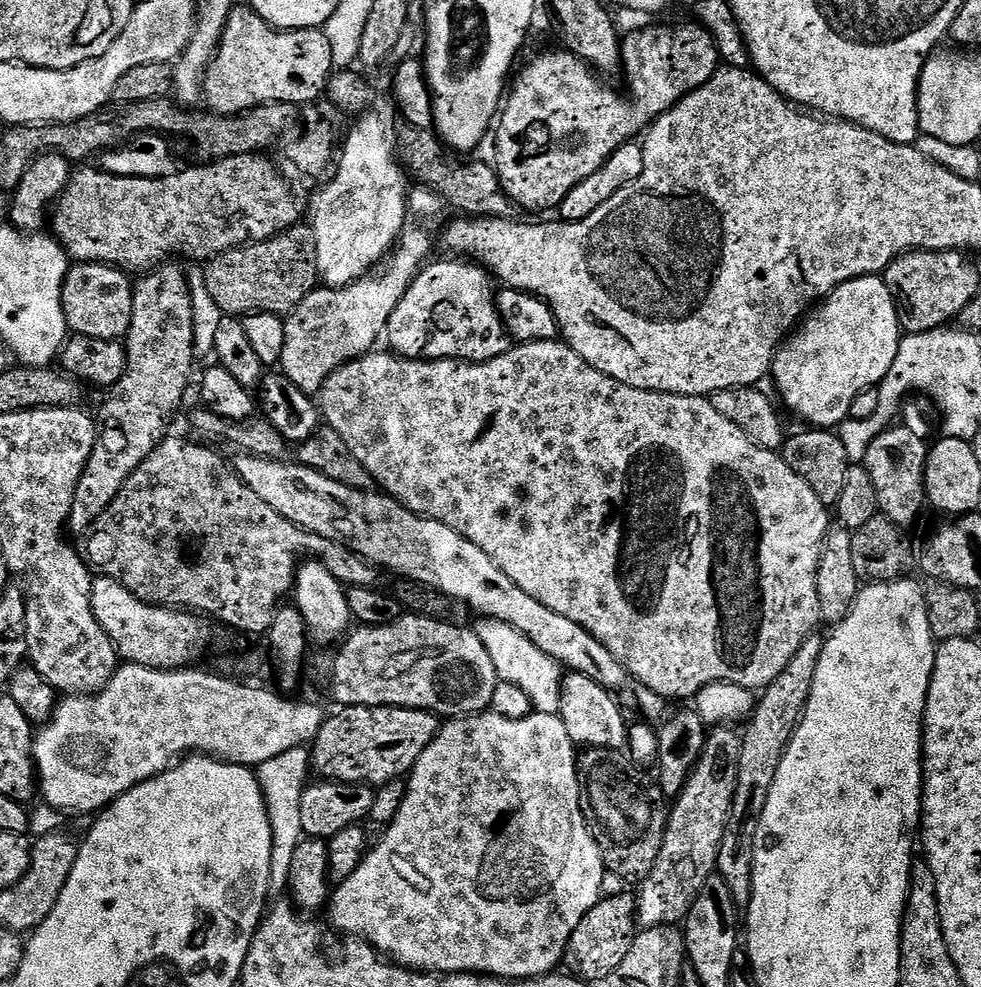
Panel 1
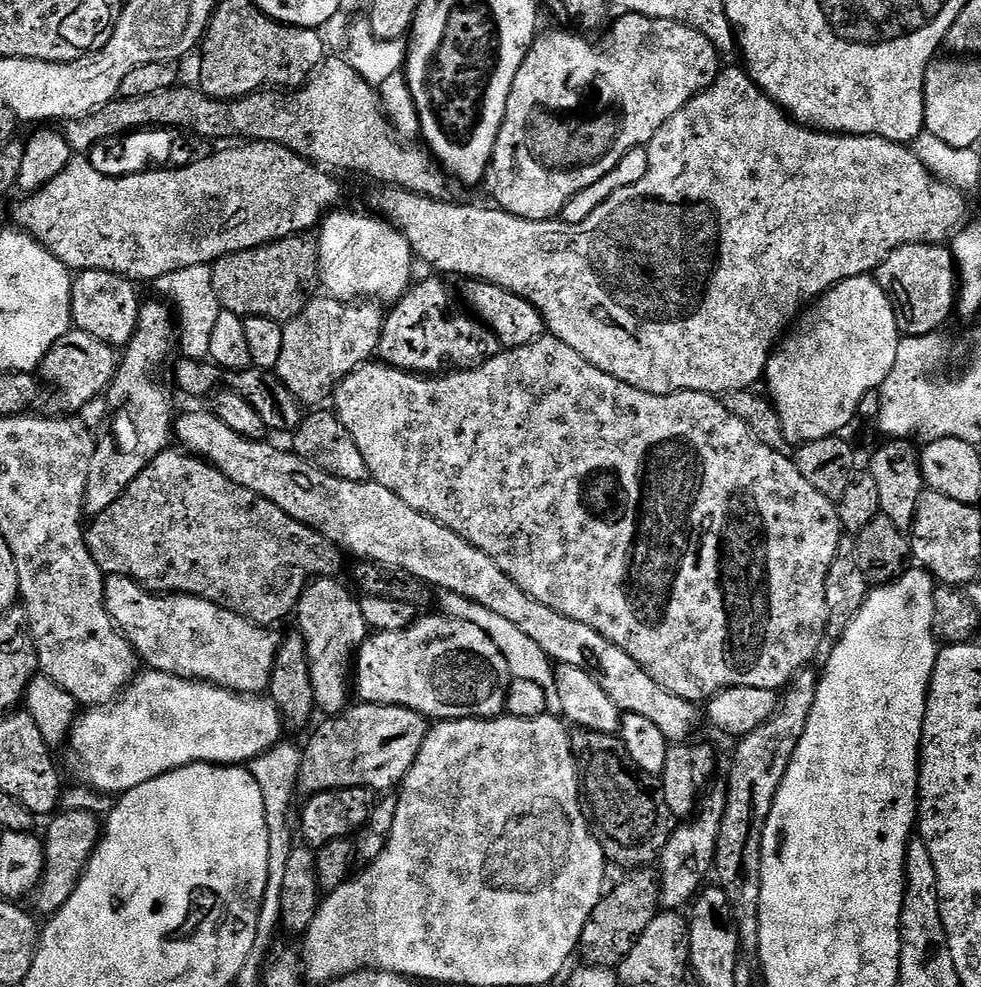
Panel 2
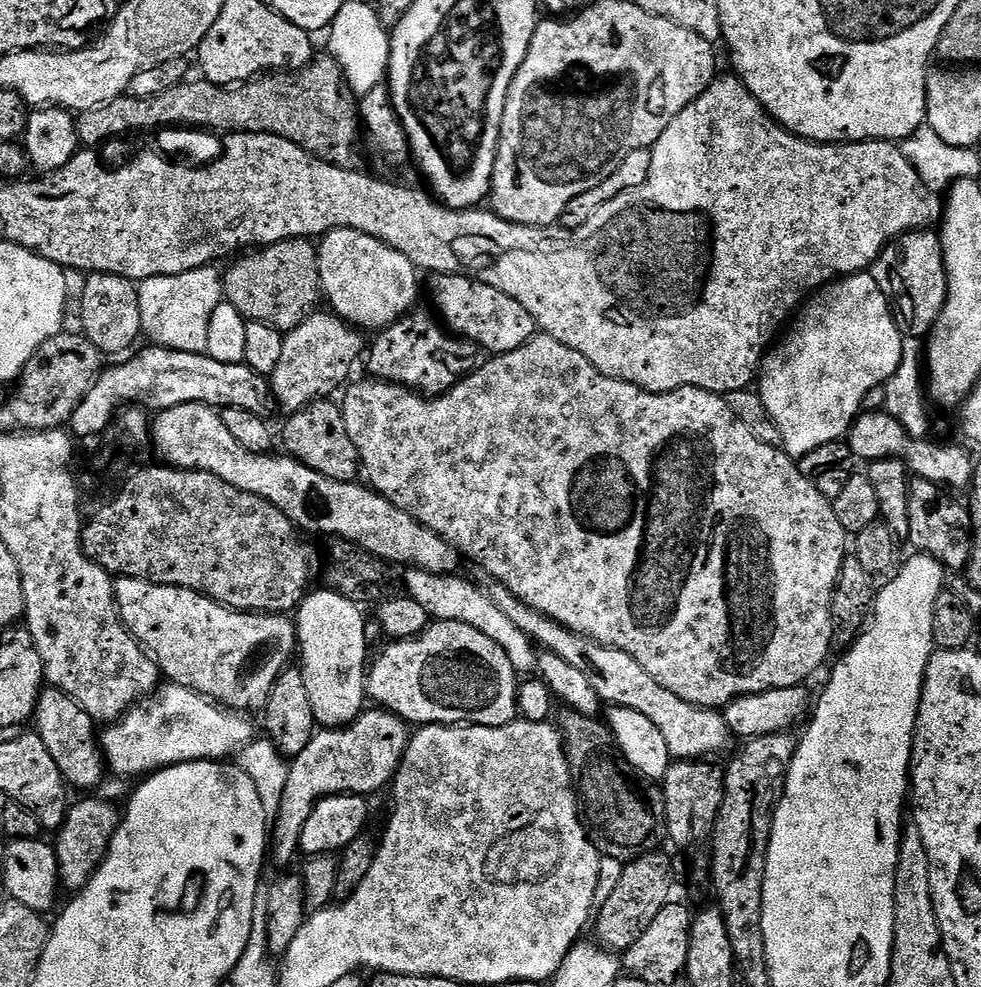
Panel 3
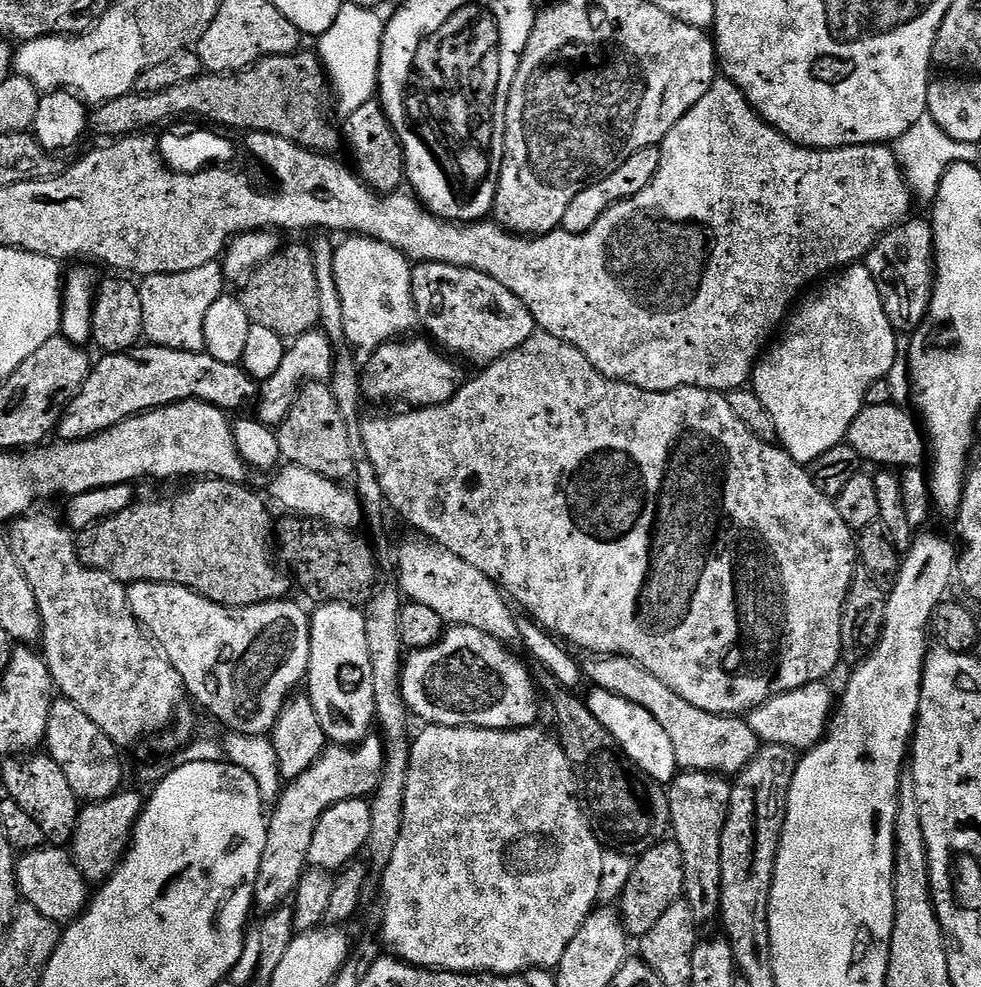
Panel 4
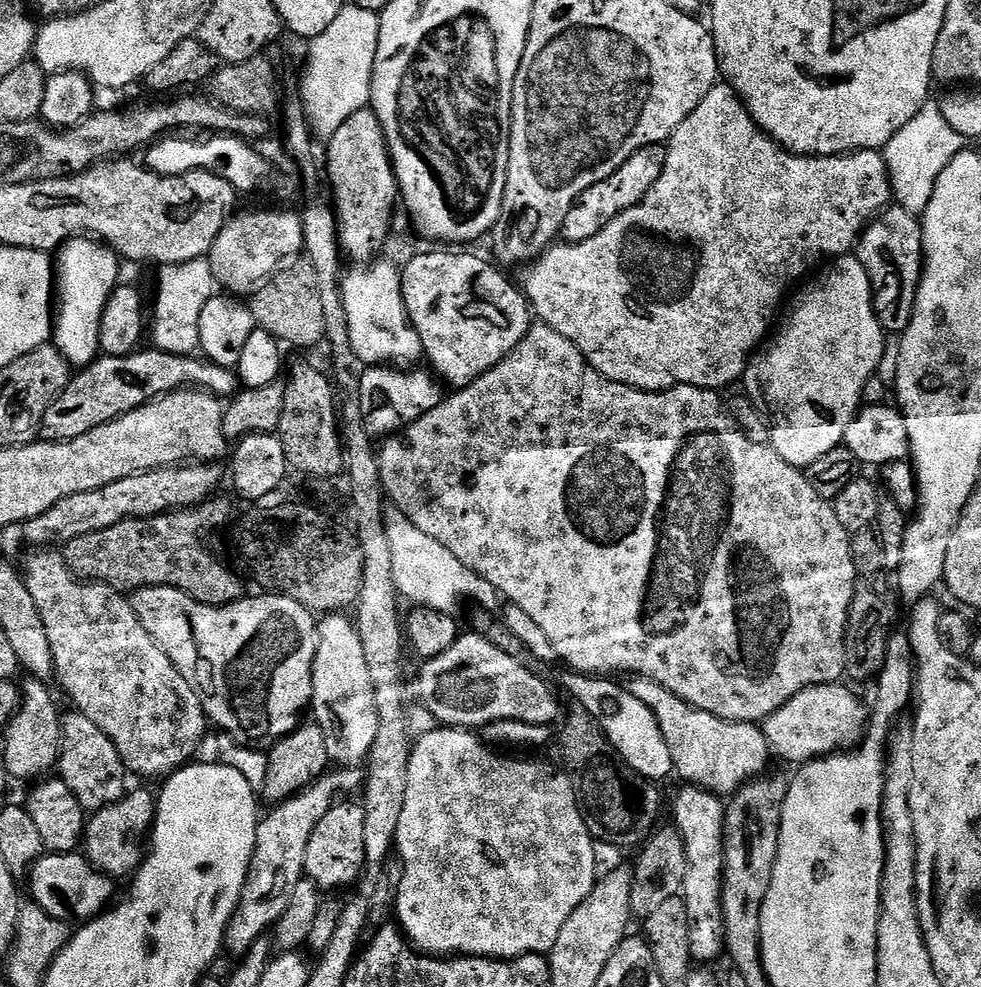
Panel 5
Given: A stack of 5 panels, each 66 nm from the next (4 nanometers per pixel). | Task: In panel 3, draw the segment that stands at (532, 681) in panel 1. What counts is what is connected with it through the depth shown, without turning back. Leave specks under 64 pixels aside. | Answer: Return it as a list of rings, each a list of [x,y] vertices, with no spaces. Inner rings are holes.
[[[409,569],[406,576],[407,595],[420,603],[428,612],[431,619],[442,621],[460,621],[463,624],[474,626],[481,630],[491,641],[498,642],[510,658],[511,664],[517,673],[524,674],[530,670],[537,669],[536,657],[538,655],[535,644],[522,630],[498,609],[487,591],[476,586],[468,580],[462,580],[462,576],[453,574],[450,576],[438,576],[433,572],[420,569]]]

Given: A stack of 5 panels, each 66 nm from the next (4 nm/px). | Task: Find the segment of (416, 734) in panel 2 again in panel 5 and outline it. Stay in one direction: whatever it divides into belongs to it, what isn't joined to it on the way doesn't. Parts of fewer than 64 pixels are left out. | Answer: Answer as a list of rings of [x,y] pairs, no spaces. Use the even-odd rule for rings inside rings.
[[[340,766],[335,770],[325,772],[310,787],[303,788],[289,800],[279,801],[273,807],[276,809],[265,820],[263,817],[257,823],[256,845],[246,886],[225,936],[227,951],[232,951],[236,958],[245,956],[254,942],[258,942],[258,938],[269,930],[275,929],[282,914],[286,914],[286,906],[290,906],[294,889],[298,887],[300,880],[305,879],[306,846],[310,846],[310,834],[314,834],[314,826],[318,826],[318,822],[326,818],[332,805],[343,797],[340,796],[343,792],[363,789],[365,773],[359,767]]]

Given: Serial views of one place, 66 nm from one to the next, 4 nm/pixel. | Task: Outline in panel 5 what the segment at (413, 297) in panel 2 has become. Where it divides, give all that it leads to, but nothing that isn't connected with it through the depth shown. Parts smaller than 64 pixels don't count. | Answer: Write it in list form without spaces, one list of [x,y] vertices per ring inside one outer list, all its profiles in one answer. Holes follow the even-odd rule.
[[[378,364],[365,367],[360,374],[360,413],[364,415],[364,428],[373,438],[387,438],[408,428],[418,418],[430,414],[446,399],[446,388],[427,367],[412,366],[405,370],[400,366]]]

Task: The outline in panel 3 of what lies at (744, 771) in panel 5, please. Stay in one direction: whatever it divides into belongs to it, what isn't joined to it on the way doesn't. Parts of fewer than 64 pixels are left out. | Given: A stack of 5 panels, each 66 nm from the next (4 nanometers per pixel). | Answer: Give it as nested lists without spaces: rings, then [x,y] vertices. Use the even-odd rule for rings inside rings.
[[[493,583],[491,587],[487,589],[489,598],[507,618],[510,618],[510,621],[514,622],[514,625],[518,626],[518,629],[522,630],[522,634],[526,634],[543,651],[558,654],[558,658],[566,658],[570,666],[574,666],[579,673],[589,679],[590,686],[605,705],[629,707],[650,718],[666,738],[666,746],[669,747],[673,761],[712,758],[715,757],[715,752],[720,752],[728,743],[733,743],[732,731],[717,709],[699,708],[697,704],[678,698],[678,694],[666,690],[666,686],[662,686],[658,678],[650,678],[650,674],[646,674],[644,667],[634,662],[634,658],[630,658],[626,650],[597,644],[590,637],[562,626],[554,618],[534,610],[526,602],[510,594],[506,586]]]

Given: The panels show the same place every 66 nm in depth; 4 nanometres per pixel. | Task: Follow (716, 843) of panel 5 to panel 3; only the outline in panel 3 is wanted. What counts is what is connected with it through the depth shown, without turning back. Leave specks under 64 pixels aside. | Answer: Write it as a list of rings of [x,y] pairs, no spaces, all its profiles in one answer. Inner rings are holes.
[[[711,759],[672,762],[662,781],[666,802],[666,833],[669,841],[688,848],[691,844],[707,845],[716,829],[716,819],[724,801],[724,768]]]

